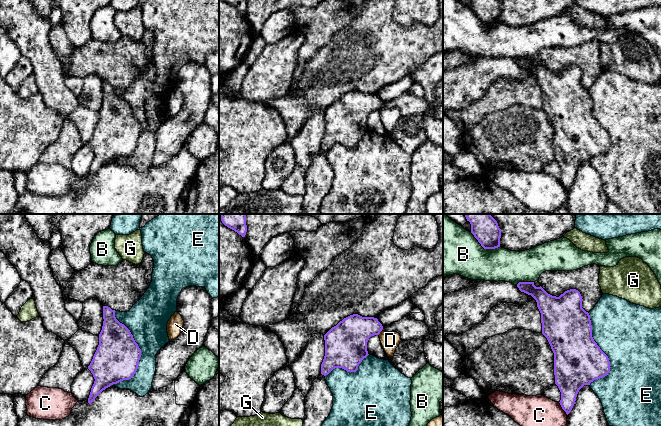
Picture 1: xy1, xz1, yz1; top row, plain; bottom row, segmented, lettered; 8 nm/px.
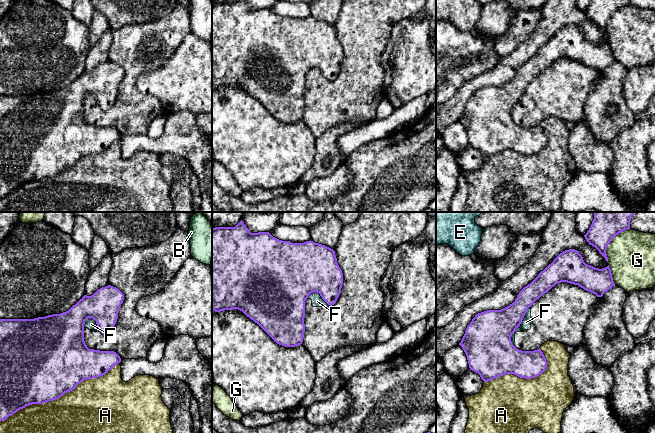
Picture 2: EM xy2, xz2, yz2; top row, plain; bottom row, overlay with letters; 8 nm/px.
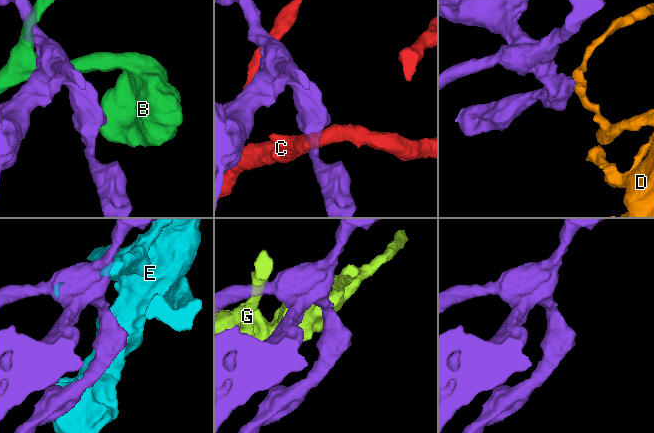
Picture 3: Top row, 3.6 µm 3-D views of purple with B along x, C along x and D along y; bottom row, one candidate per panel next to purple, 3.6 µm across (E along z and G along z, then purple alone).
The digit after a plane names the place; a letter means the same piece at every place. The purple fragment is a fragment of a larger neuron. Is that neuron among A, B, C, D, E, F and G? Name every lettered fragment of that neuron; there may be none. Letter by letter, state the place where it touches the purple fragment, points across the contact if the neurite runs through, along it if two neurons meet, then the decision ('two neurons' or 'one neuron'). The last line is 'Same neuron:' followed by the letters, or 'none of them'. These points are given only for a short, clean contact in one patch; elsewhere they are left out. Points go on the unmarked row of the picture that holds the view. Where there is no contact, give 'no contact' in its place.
A: xy2 (59, 173) | two neurons
B: yz1 (484, 24) | two neurons
C: yz1 (562, 184) | two neurons
D: xz1 (380, 107) | along xz1 (381, 106), (378, 110) | two neurons
E: xy1 (140, 130) | one neuron
F: yz2 (519, 101) | along yz2 (530, 82), (520, 101), (511, 112), (513, 121) | two neurons
G: yz2 (610, 17) | two neurons
Same neuron: E

